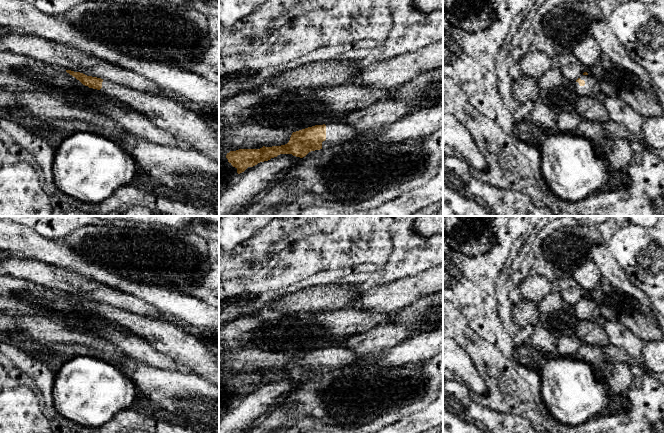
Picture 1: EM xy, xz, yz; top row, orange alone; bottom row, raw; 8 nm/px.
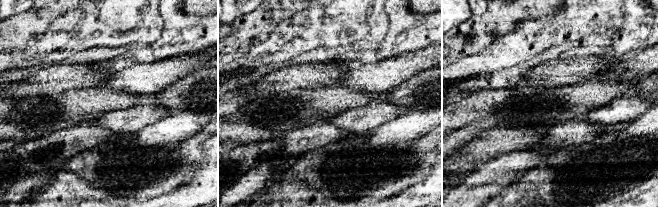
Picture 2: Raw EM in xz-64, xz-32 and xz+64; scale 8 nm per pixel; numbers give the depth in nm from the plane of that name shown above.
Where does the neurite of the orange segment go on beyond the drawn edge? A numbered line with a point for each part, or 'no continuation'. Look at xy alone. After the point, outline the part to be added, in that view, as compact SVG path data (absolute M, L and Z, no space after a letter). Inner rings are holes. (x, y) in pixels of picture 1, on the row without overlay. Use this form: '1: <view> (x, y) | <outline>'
1: xy (192, 354) | M103 304L99 316L141 337L155 350L171 357L184 370L219 385L217 357L209 350L205 342L181 329L175 323L142 316L109 304Z

